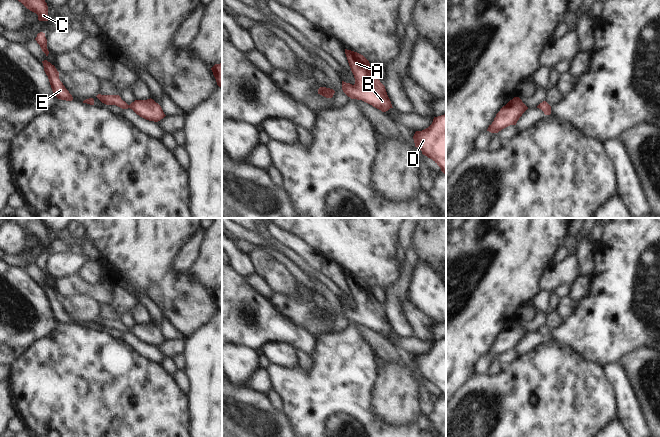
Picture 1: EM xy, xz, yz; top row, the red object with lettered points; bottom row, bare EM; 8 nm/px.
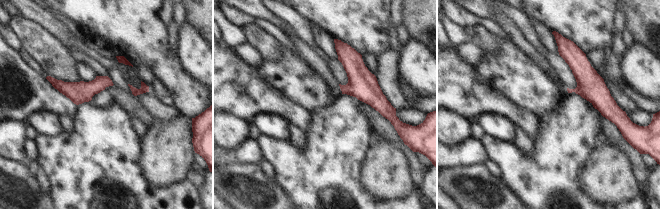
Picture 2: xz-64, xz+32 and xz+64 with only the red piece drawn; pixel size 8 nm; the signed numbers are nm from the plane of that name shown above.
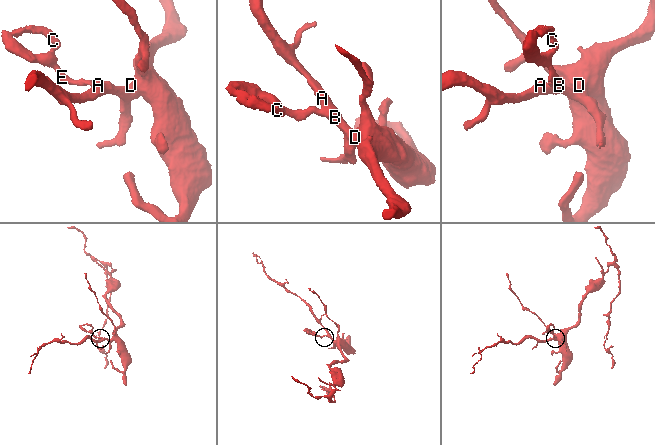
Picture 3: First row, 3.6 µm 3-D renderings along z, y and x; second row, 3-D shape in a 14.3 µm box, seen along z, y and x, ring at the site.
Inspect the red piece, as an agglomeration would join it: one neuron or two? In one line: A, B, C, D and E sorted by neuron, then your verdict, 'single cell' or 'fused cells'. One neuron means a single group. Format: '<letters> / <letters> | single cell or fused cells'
A B C D E | single cell

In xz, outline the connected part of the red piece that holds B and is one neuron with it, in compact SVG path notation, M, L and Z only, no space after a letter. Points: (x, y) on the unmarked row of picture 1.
M345 273L345 278L355 302L355 308L342 305L343 316L351 323L362 324L382 336L392 331L385 310L373 298L369 285L361 278Z

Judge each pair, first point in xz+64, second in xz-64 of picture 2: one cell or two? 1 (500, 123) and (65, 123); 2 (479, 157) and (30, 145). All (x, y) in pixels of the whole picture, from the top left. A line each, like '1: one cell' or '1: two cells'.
1: two cells
2: one cell

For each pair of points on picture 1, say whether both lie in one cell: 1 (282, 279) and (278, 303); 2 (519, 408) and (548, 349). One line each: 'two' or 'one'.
1: two
2: one

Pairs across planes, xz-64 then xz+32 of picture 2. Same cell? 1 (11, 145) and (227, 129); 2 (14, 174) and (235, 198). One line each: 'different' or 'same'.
1: same
2: same

